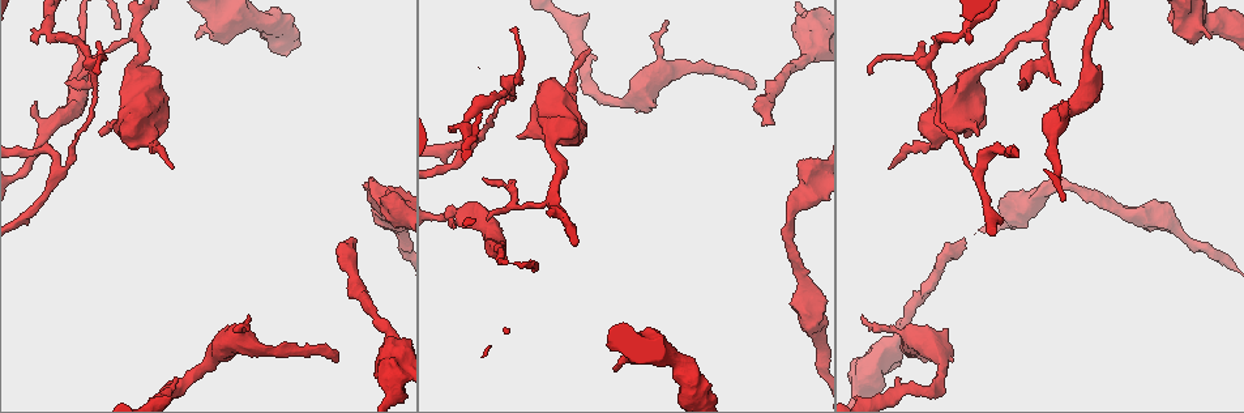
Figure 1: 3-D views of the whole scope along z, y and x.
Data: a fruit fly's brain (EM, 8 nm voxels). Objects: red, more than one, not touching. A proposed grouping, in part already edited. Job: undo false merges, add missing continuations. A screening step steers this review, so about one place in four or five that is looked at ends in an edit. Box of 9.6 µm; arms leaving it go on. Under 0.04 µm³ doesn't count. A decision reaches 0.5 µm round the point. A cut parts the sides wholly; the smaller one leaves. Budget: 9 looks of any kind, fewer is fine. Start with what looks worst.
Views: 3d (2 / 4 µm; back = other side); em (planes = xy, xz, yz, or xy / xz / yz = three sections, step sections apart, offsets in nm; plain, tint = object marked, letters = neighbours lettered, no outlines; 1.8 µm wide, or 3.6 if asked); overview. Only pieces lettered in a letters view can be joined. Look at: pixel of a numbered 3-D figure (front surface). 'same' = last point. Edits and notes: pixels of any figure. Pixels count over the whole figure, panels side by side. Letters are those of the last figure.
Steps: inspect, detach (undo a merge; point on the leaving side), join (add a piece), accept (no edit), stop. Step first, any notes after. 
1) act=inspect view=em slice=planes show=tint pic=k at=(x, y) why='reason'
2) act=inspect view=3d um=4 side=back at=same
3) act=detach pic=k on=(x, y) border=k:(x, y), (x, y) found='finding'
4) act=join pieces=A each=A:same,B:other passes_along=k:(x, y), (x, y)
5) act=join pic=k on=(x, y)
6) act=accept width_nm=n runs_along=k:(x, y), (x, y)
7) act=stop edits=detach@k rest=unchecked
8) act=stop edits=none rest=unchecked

act=inspect view=3d um=4 pic=1 at=(751, 84) why='free end'

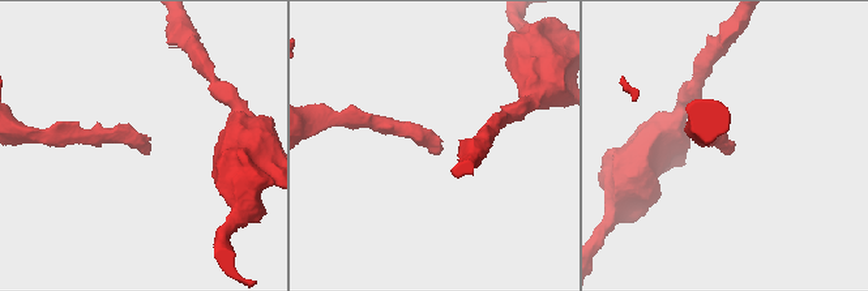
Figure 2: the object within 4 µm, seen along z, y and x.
act=inspect view=em slice=yz step=8 show=letters pic=2 at=(142, 152)

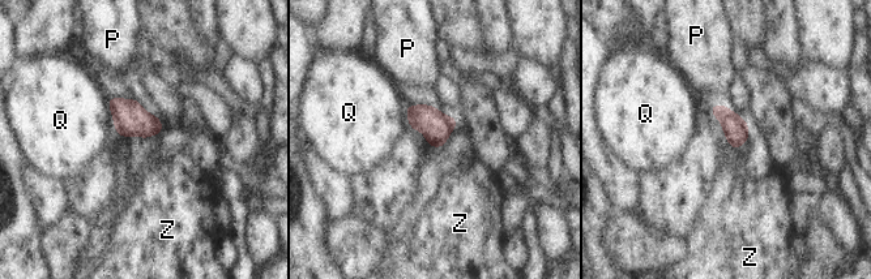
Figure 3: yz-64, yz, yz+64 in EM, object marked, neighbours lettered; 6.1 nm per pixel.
act=accept longest_contact=Z:220nm each=P:other,Q:other,Z:other border=3:(158, 132), (145, 137), (124, 137) found='none of them fits'

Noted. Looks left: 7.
act=inspect view=em slice=planes show=letters pic=1 at=(774, 124) why='an open end'

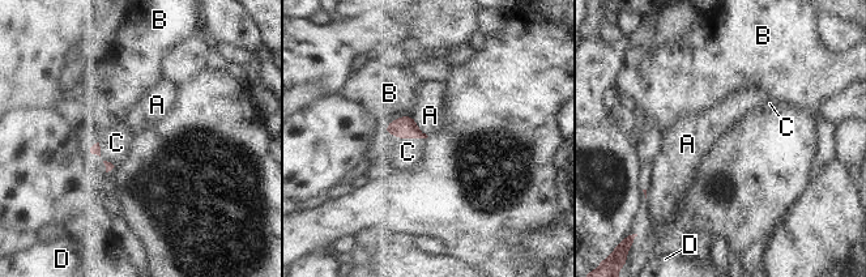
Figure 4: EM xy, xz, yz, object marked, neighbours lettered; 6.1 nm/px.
act=join pieces=C each=A:other,B:other,C:same,D:other found='it goes on there'

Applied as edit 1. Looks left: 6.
act=inspect view=overview

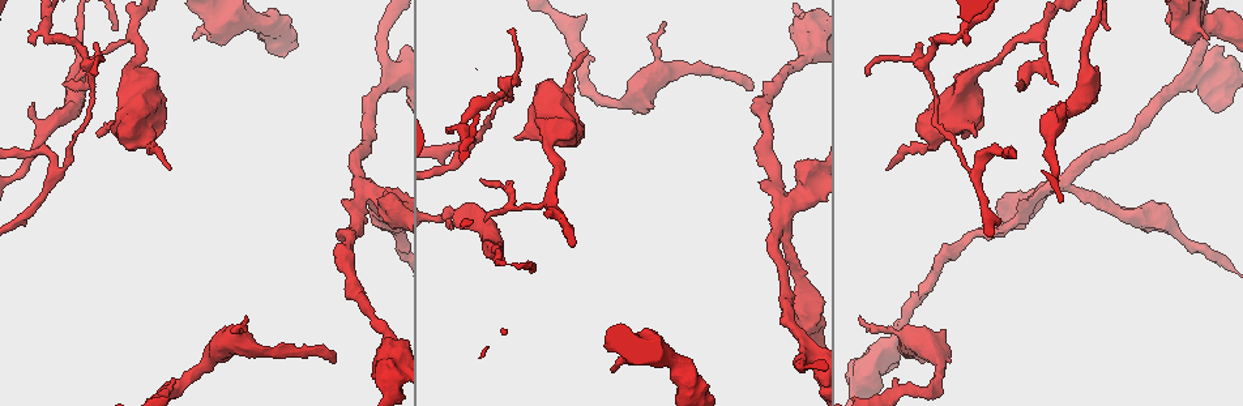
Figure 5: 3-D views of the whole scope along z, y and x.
act=inspect view=em um=3.6 slice=yz step=16 show=tint pic=5 at=(33, 105) why='branch stops here'

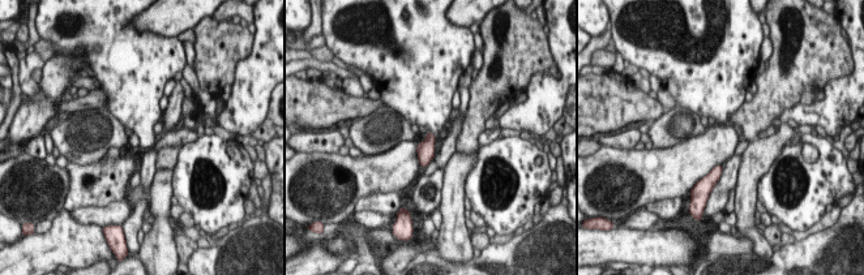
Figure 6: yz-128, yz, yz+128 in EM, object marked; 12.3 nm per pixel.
act=inspect view=em um=3.6 slice=planes show=tint at=same

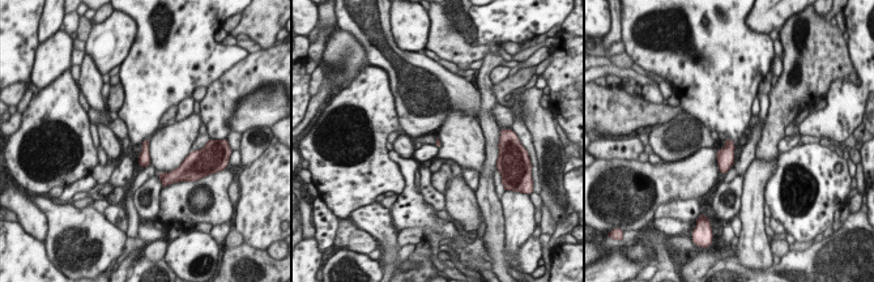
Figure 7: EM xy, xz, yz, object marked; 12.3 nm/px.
act=inspect view=em um=3.6 slice=planes show=letters at=same

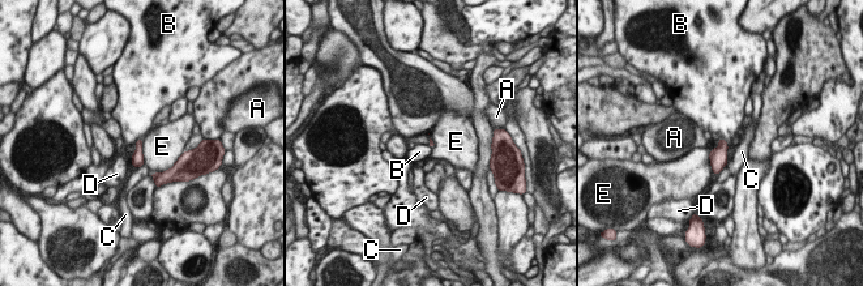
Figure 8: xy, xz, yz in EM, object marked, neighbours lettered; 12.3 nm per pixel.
act=accept longest_contact=E:420nm each=A:other,B:other,C:other,D:other,E:other border=8:(718, 139), (709, 154), (712, 171) found='none of them fits'

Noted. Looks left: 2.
act=inspect view=em slice=planes show=plain pic=5 at=(245, 318) why='an open end'

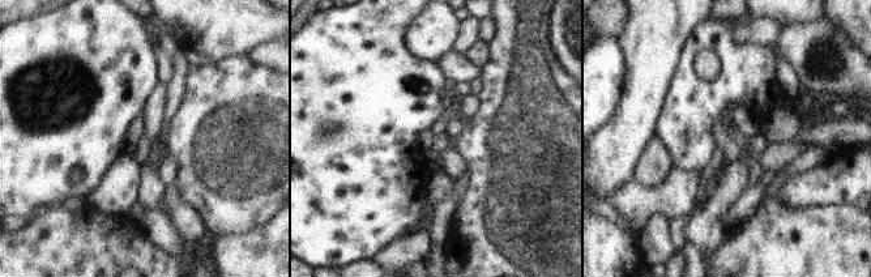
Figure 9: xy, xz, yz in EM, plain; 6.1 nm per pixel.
act=inspect view=em slice=planes show=letters at=same

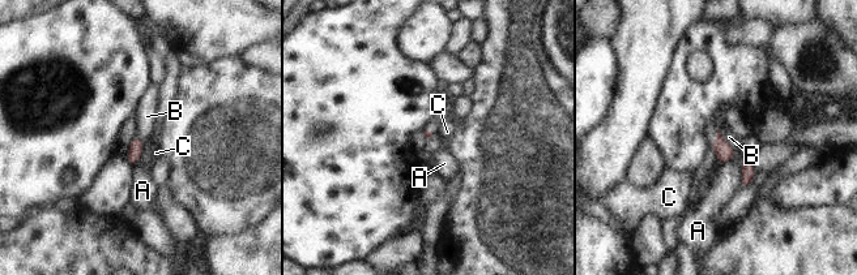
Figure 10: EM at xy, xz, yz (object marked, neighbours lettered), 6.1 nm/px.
act=accept each=A:other,B:other,C:other found='no lettered piece goes on from it'

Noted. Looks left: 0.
act=stop edits=join@4 rest=unchecked

